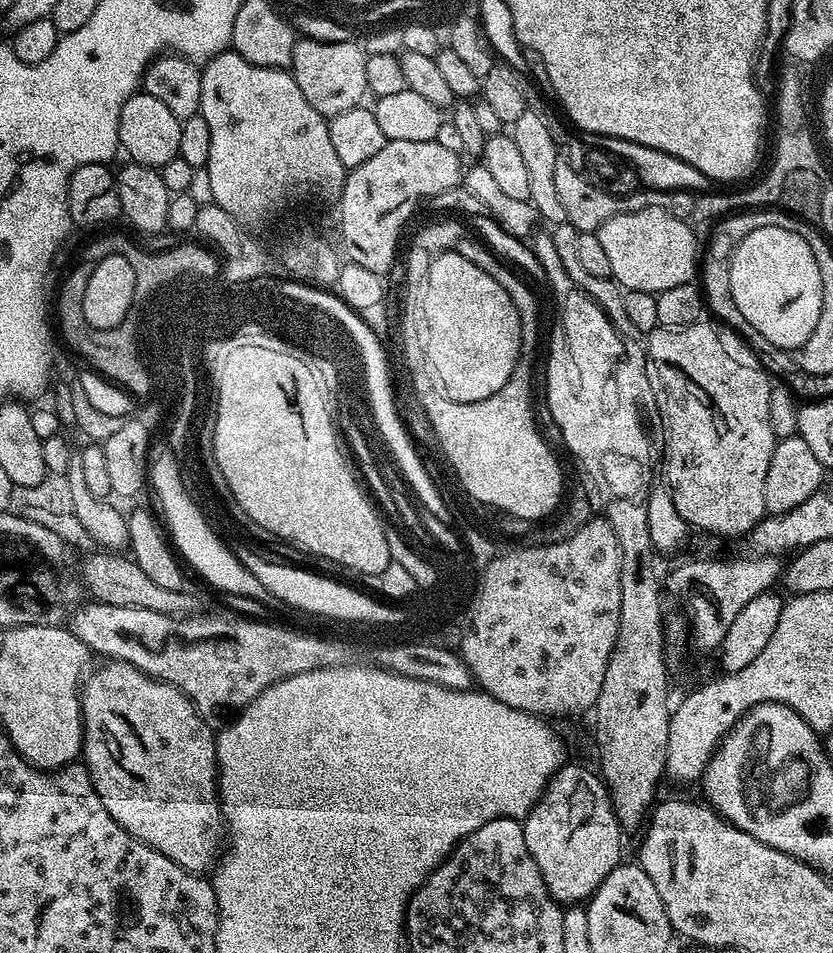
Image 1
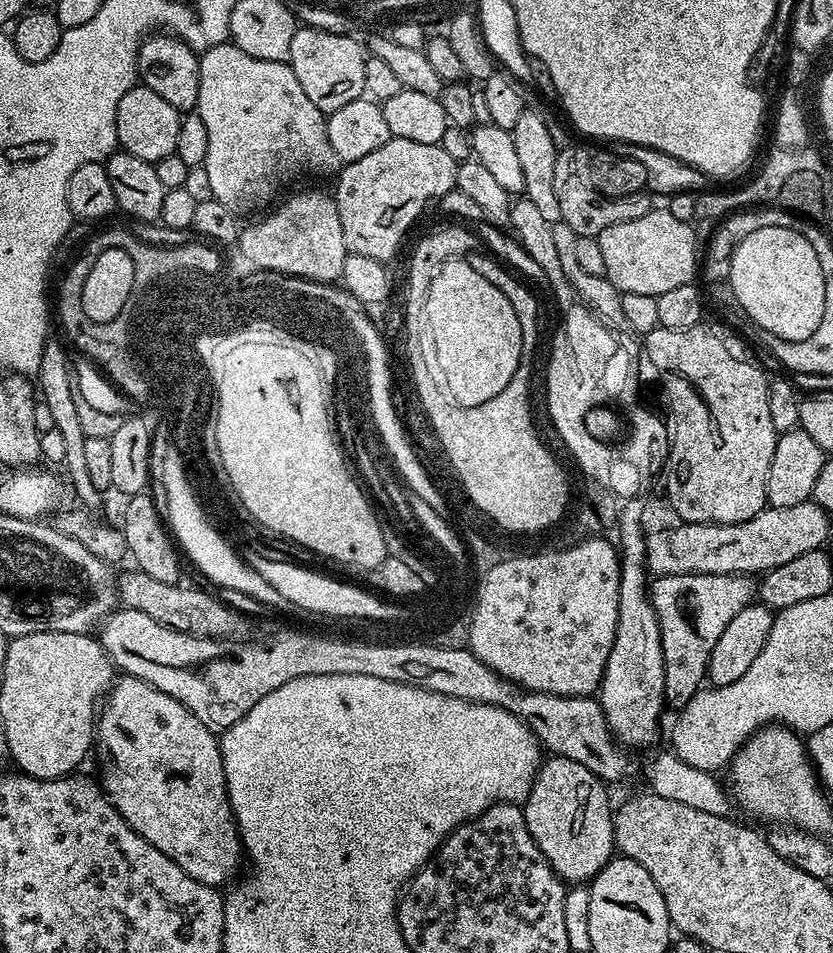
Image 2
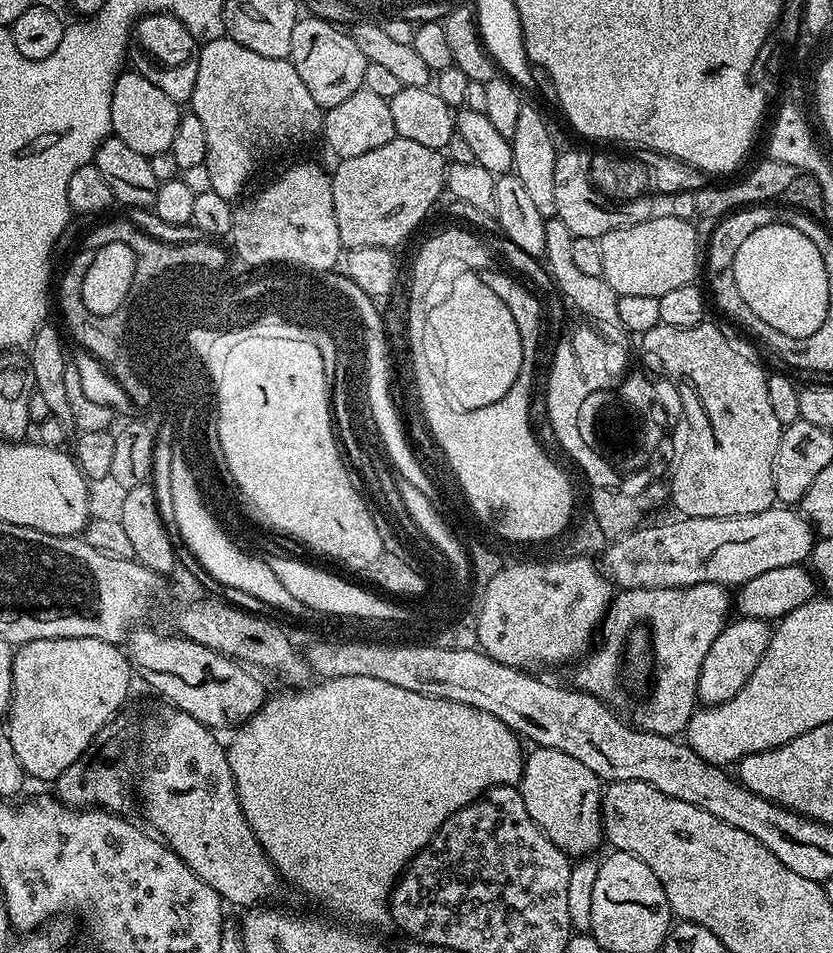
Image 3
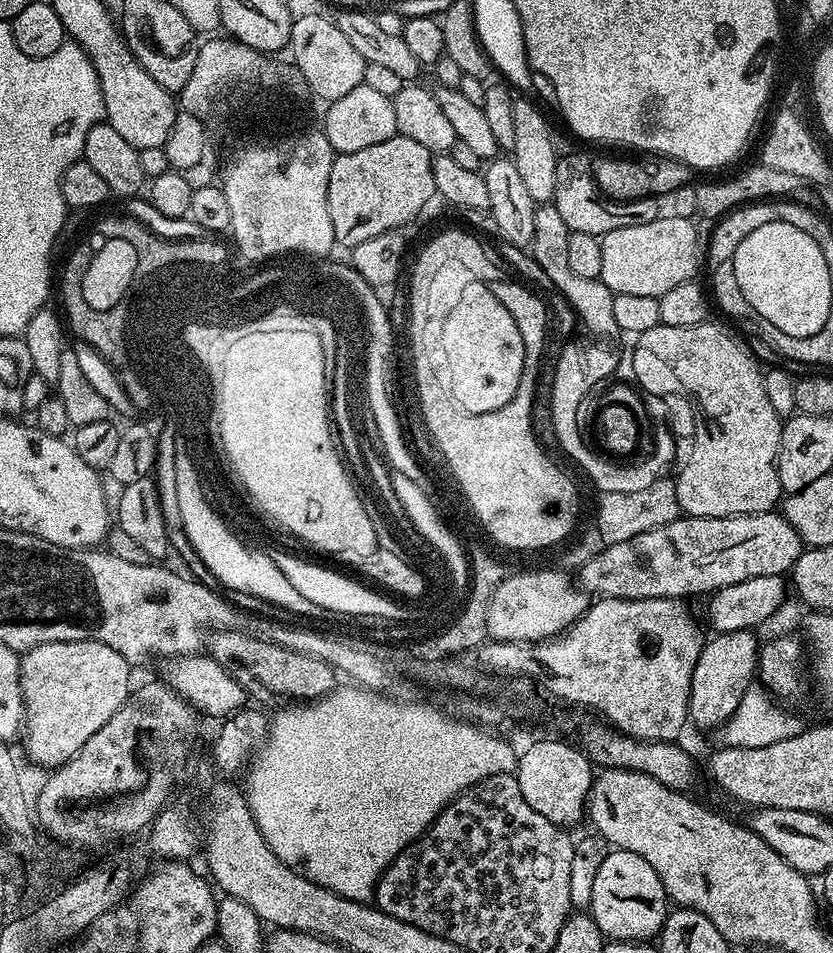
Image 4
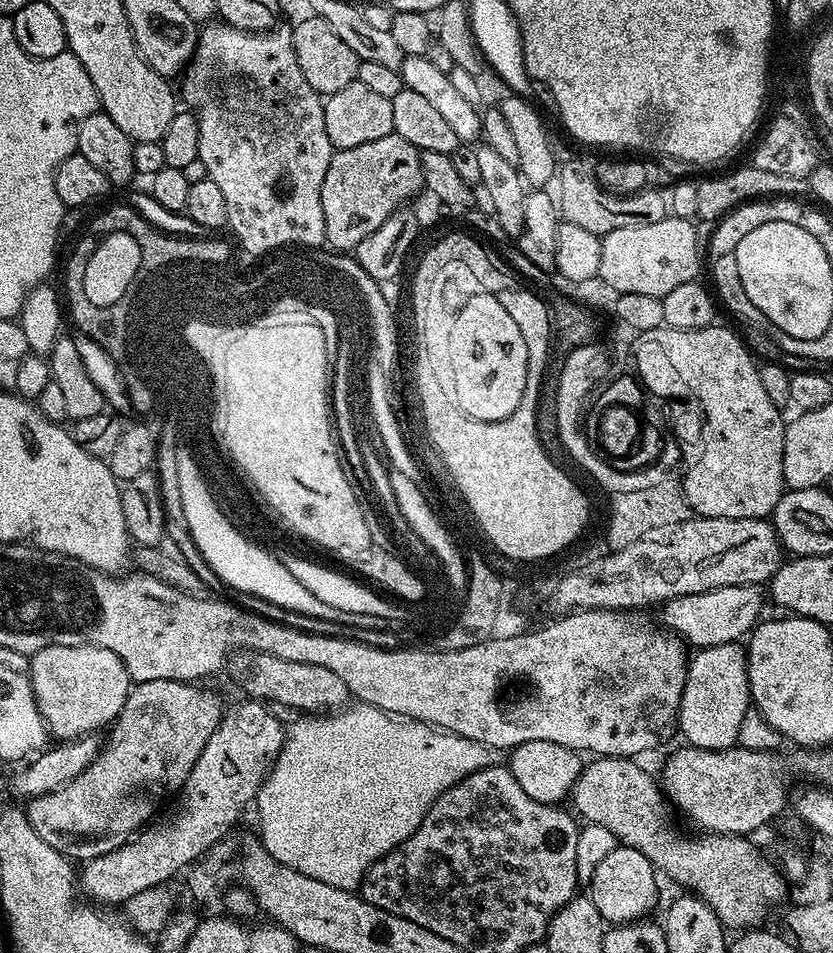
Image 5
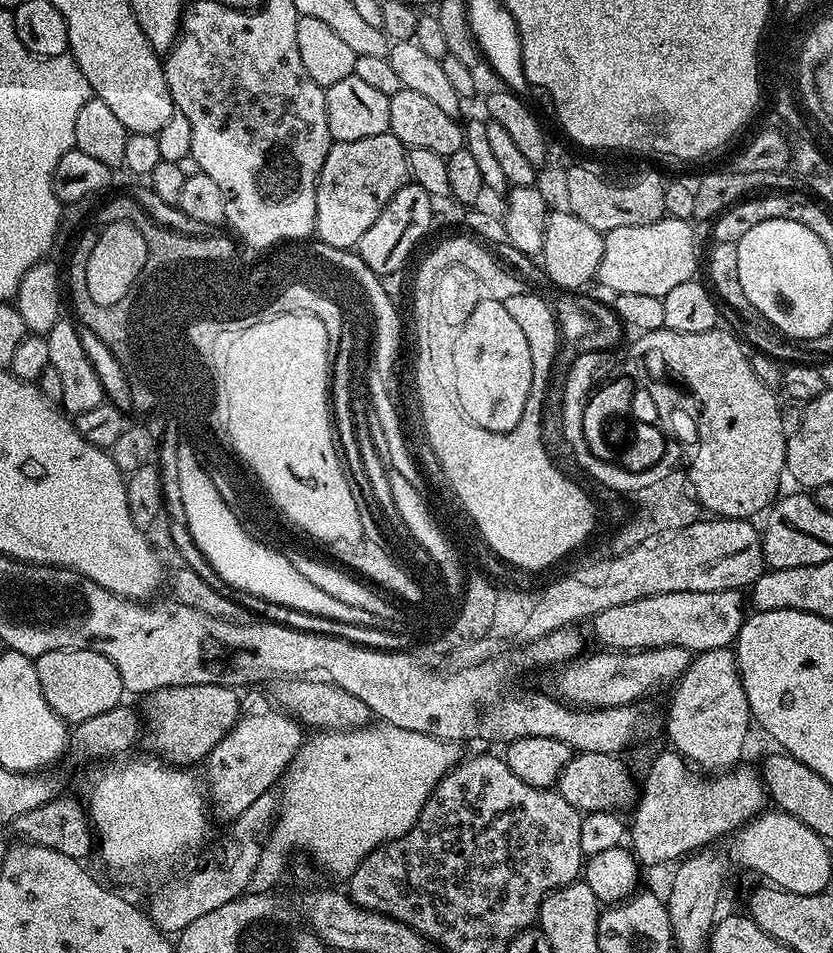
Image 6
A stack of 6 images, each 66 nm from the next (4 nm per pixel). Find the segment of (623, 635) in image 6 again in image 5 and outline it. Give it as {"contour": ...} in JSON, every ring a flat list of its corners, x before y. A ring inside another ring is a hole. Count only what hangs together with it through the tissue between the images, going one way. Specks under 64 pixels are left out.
{"contour":[[758,584,722,586,709,592,686,594,663,605,663,627,673,631,693,649,722,646,743,641,761,619,760,611,766,604,766,592]]}

